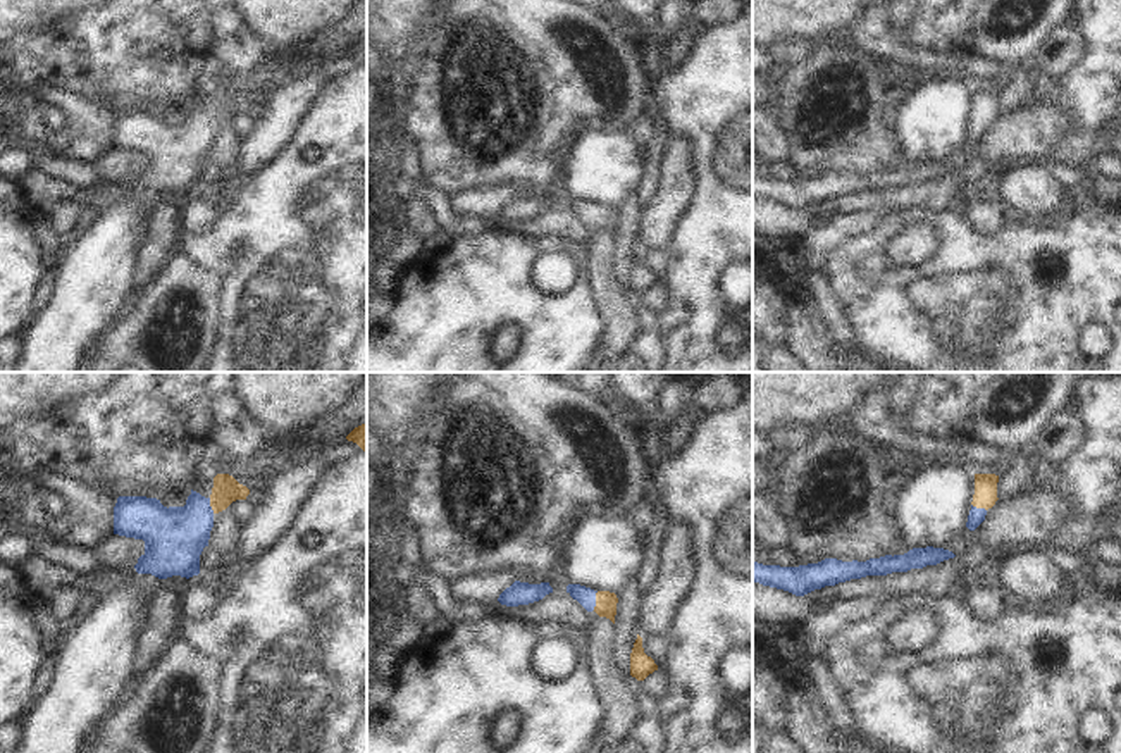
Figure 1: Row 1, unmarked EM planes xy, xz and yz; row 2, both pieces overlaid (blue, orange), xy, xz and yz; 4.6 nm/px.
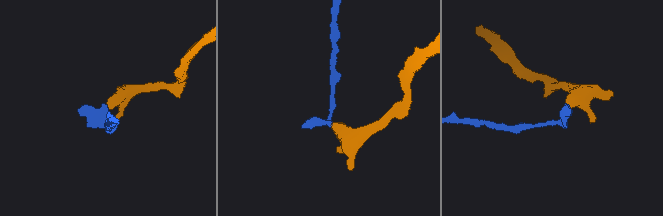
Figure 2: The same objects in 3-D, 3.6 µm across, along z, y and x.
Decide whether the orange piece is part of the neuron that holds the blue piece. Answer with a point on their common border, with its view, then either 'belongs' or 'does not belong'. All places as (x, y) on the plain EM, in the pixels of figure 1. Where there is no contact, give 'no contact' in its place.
contact xz (594, 214); belongs

